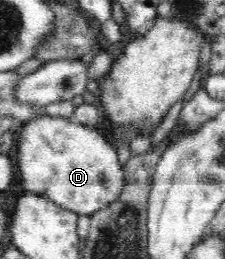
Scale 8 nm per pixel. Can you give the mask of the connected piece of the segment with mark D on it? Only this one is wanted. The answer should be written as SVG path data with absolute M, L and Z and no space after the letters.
M44 114L32 122L28 121L28 124L23 126L16 145L18 145L16 162L18 162L24 188L79 216L90 216L98 210L103 210L108 207L108 204L117 200L122 192L125 184L124 166L118 160L115 146L96 129L70 122L66 118L52 118L52 116Z

